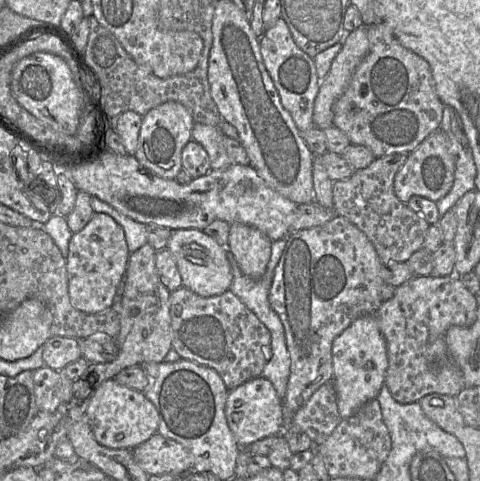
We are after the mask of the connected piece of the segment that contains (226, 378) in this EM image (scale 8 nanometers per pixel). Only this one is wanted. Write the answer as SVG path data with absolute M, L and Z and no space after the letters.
M185 287L170 293L172 348L182 359L214 369L228 391L262 376L271 334L231 291L202 297Z

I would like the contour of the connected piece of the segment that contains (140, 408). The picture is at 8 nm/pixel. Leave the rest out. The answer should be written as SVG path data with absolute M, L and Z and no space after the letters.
M109 379L100 384L84 416L90 423L95 440L111 449L134 449L158 432L159 415L154 404L142 392Z

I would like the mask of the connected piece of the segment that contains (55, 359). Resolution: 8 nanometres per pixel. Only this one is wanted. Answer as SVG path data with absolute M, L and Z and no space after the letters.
M54 336L43 345L44 365L55 371L63 370L81 357L79 341L74 338Z

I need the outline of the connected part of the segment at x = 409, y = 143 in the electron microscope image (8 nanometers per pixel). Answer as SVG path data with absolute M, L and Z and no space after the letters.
M385 23L367 25L369 51L355 69L344 93L333 106L333 126L346 134L351 144L367 147L376 158L409 154L431 133L441 130L444 104L439 99L428 62L403 47Z

